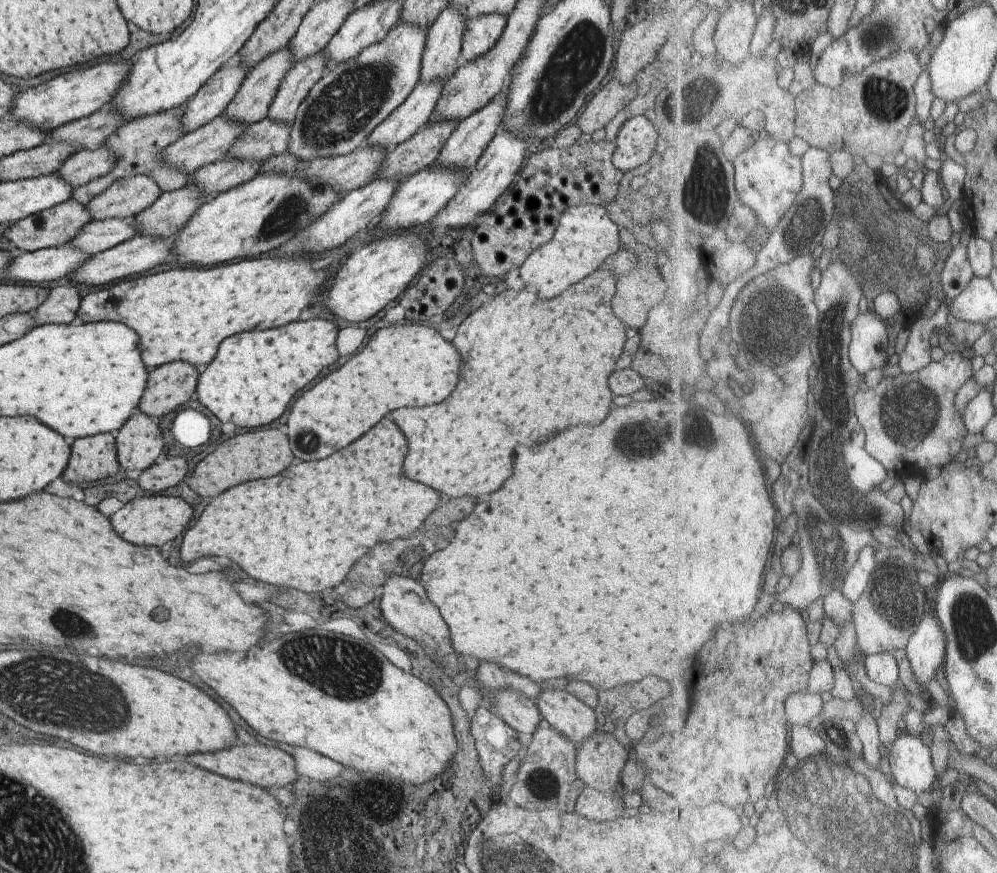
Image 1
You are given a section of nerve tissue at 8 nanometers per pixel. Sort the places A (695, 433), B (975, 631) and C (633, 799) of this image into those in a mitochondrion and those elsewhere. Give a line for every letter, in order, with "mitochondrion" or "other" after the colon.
A: mitochondrion
B: mitochondrion
C: other

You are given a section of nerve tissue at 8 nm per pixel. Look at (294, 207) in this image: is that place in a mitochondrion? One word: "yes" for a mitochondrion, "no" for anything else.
yes

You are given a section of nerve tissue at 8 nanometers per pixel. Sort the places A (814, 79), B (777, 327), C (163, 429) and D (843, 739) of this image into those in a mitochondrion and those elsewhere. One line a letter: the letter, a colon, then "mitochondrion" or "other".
A: other
B: mitochondrion
C: other
D: other

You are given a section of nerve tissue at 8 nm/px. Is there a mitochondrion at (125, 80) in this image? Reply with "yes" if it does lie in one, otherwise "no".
no

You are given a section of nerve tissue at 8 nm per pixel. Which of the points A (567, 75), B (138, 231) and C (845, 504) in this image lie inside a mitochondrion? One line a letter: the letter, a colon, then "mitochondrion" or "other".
A: mitochondrion
B: other
C: mitochondrion

